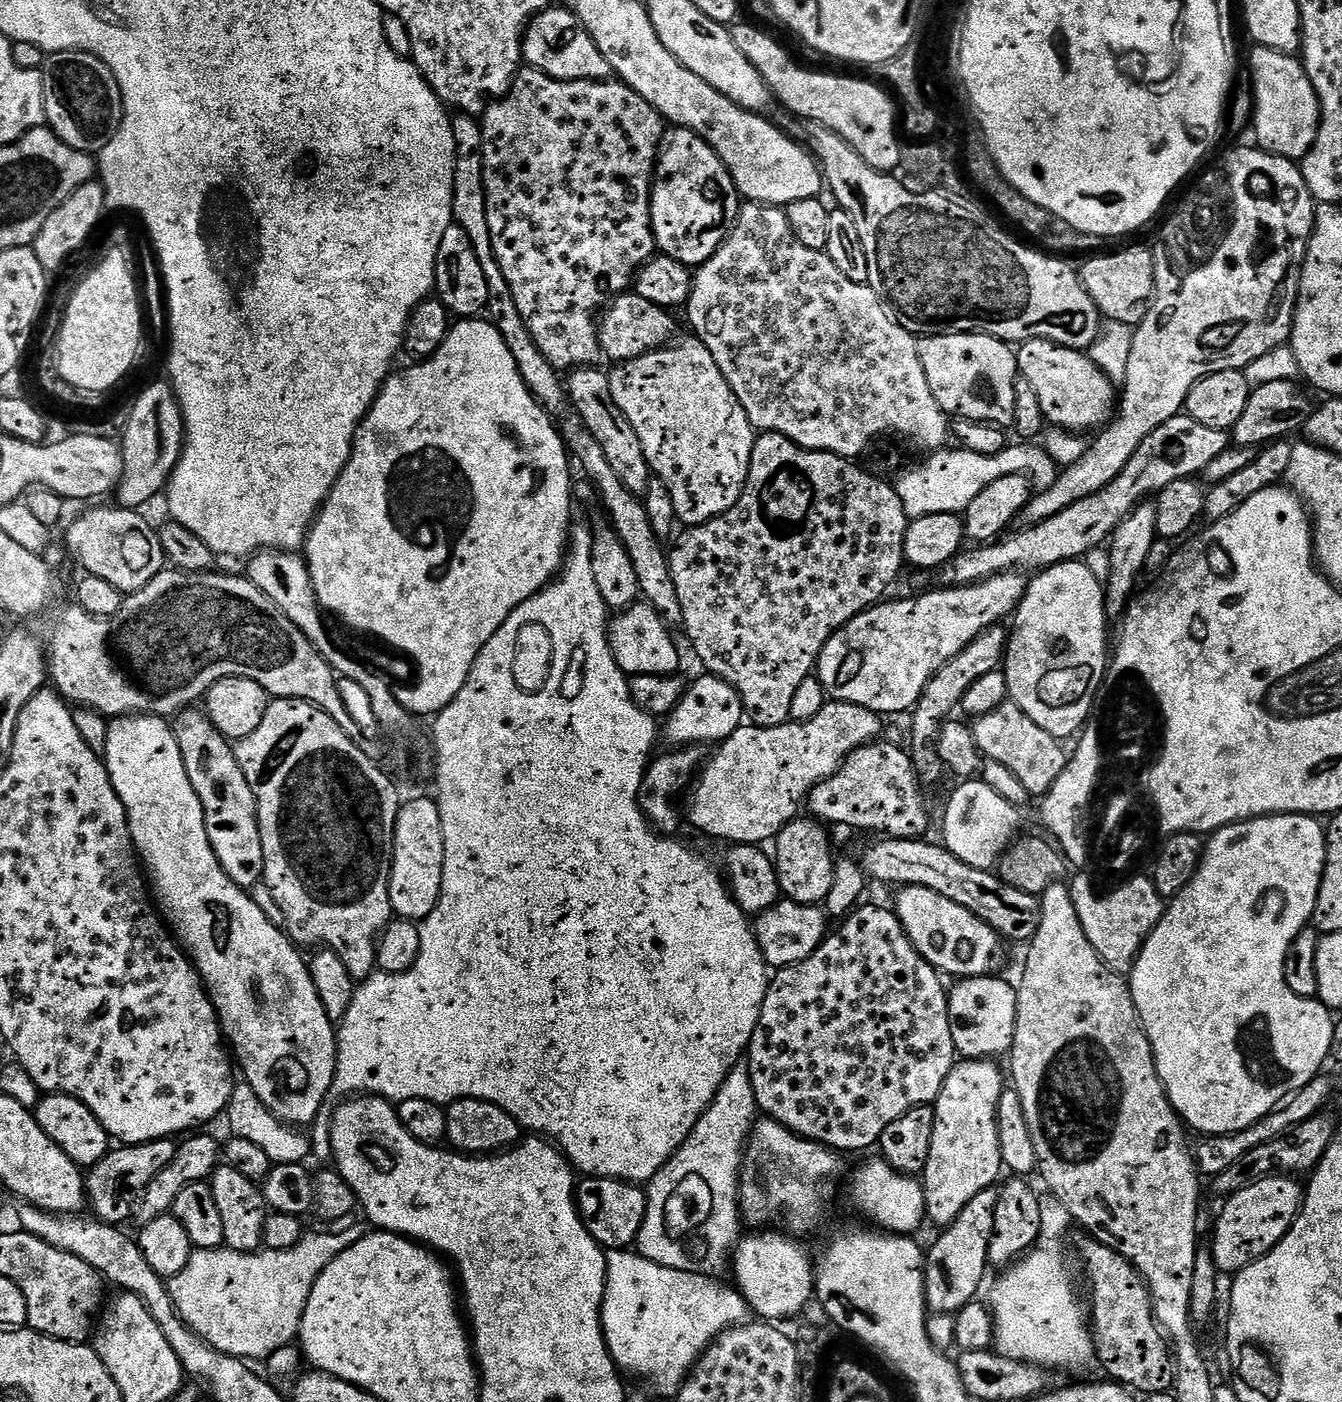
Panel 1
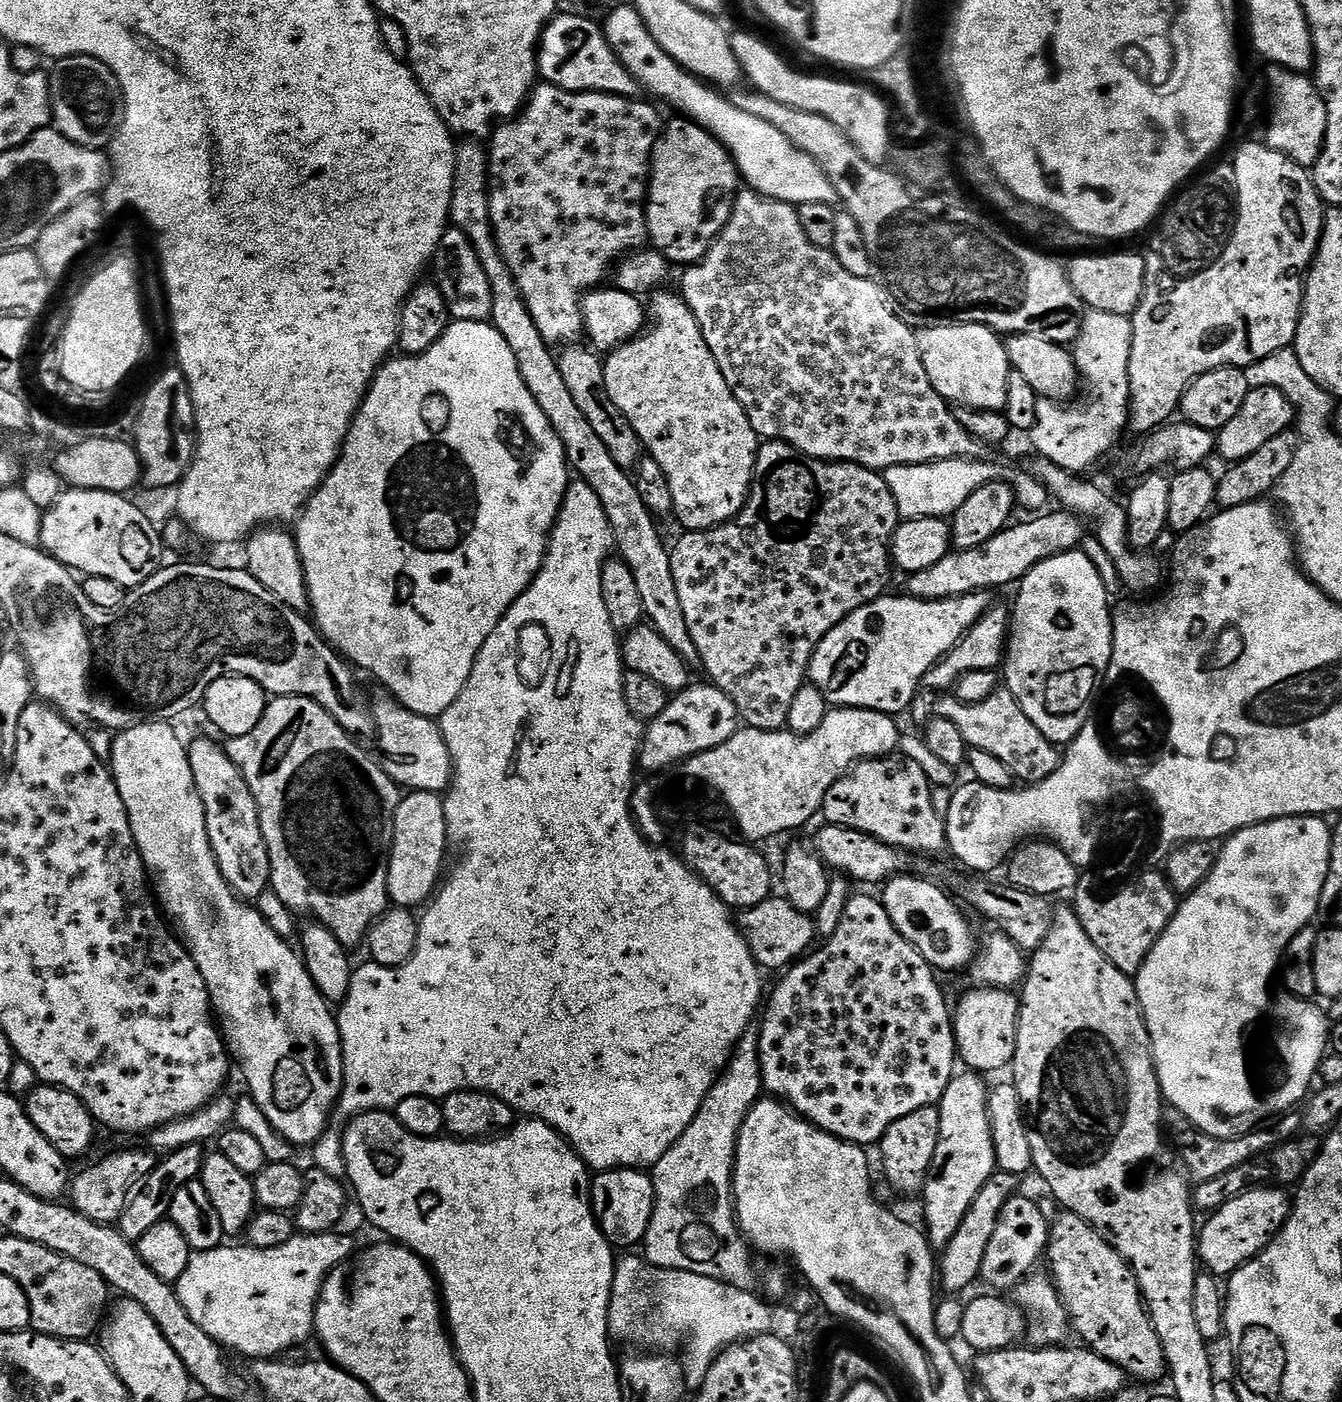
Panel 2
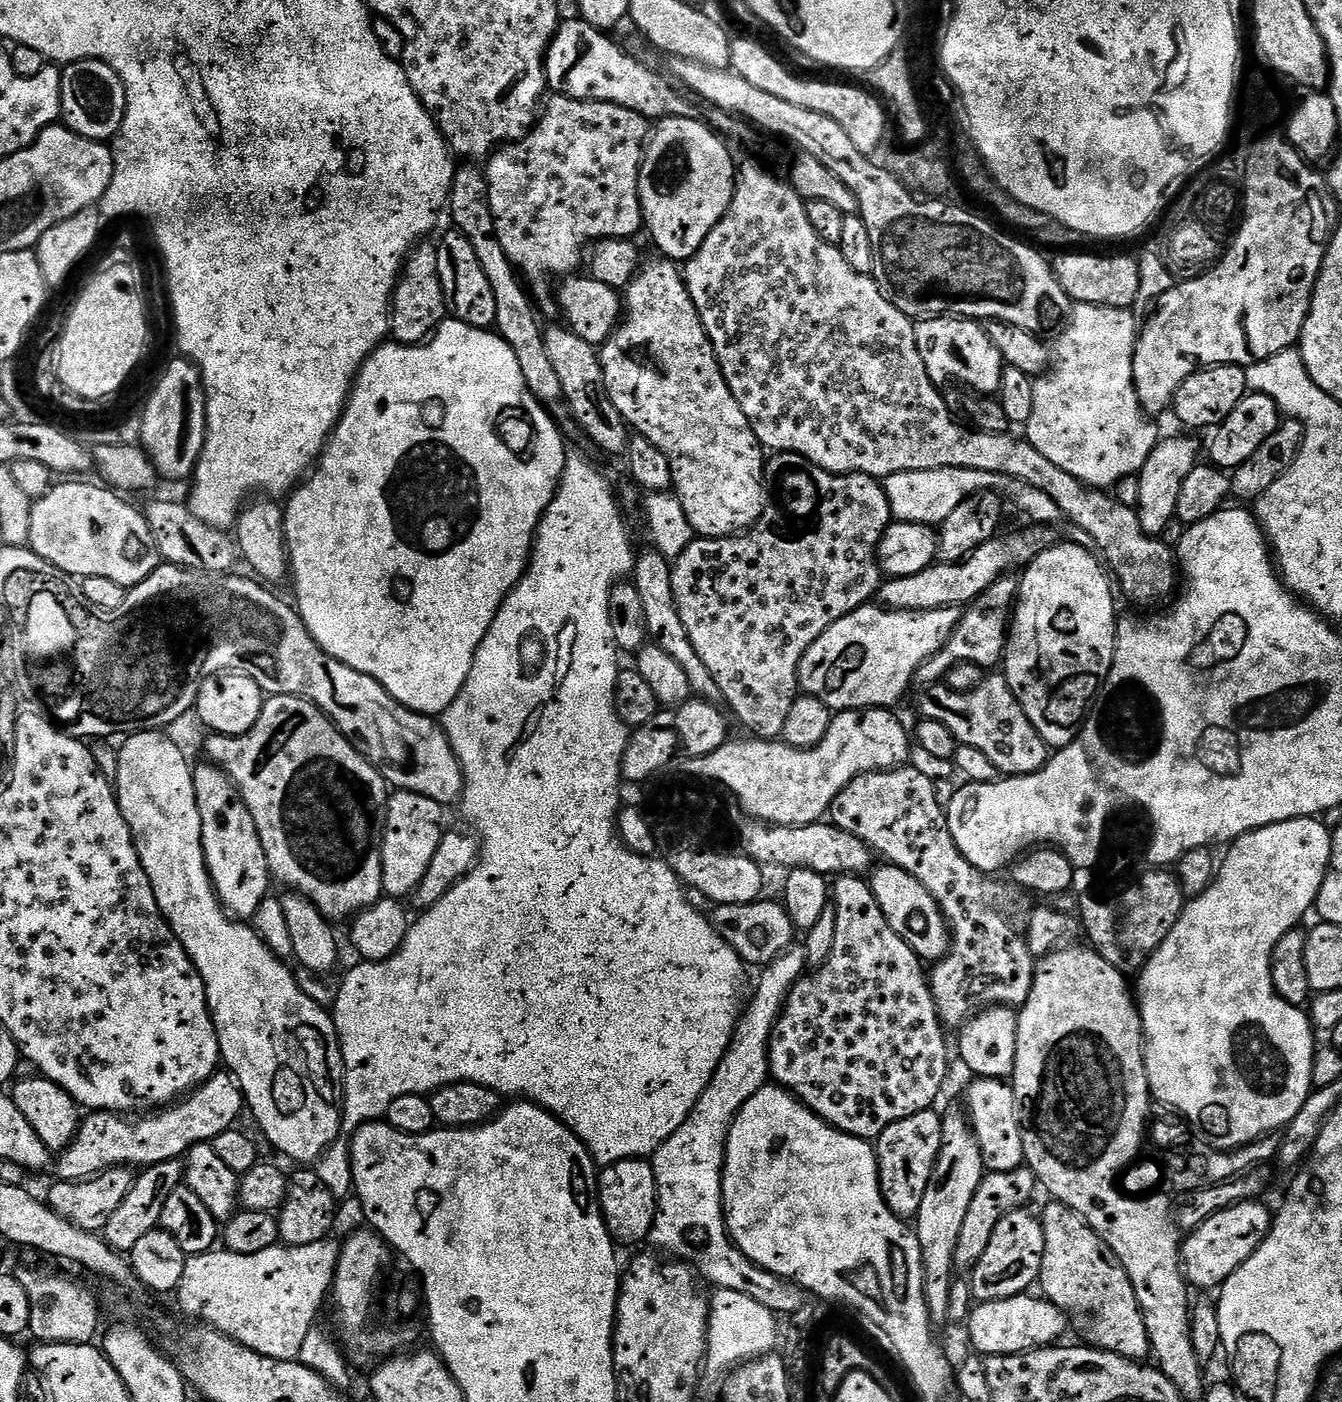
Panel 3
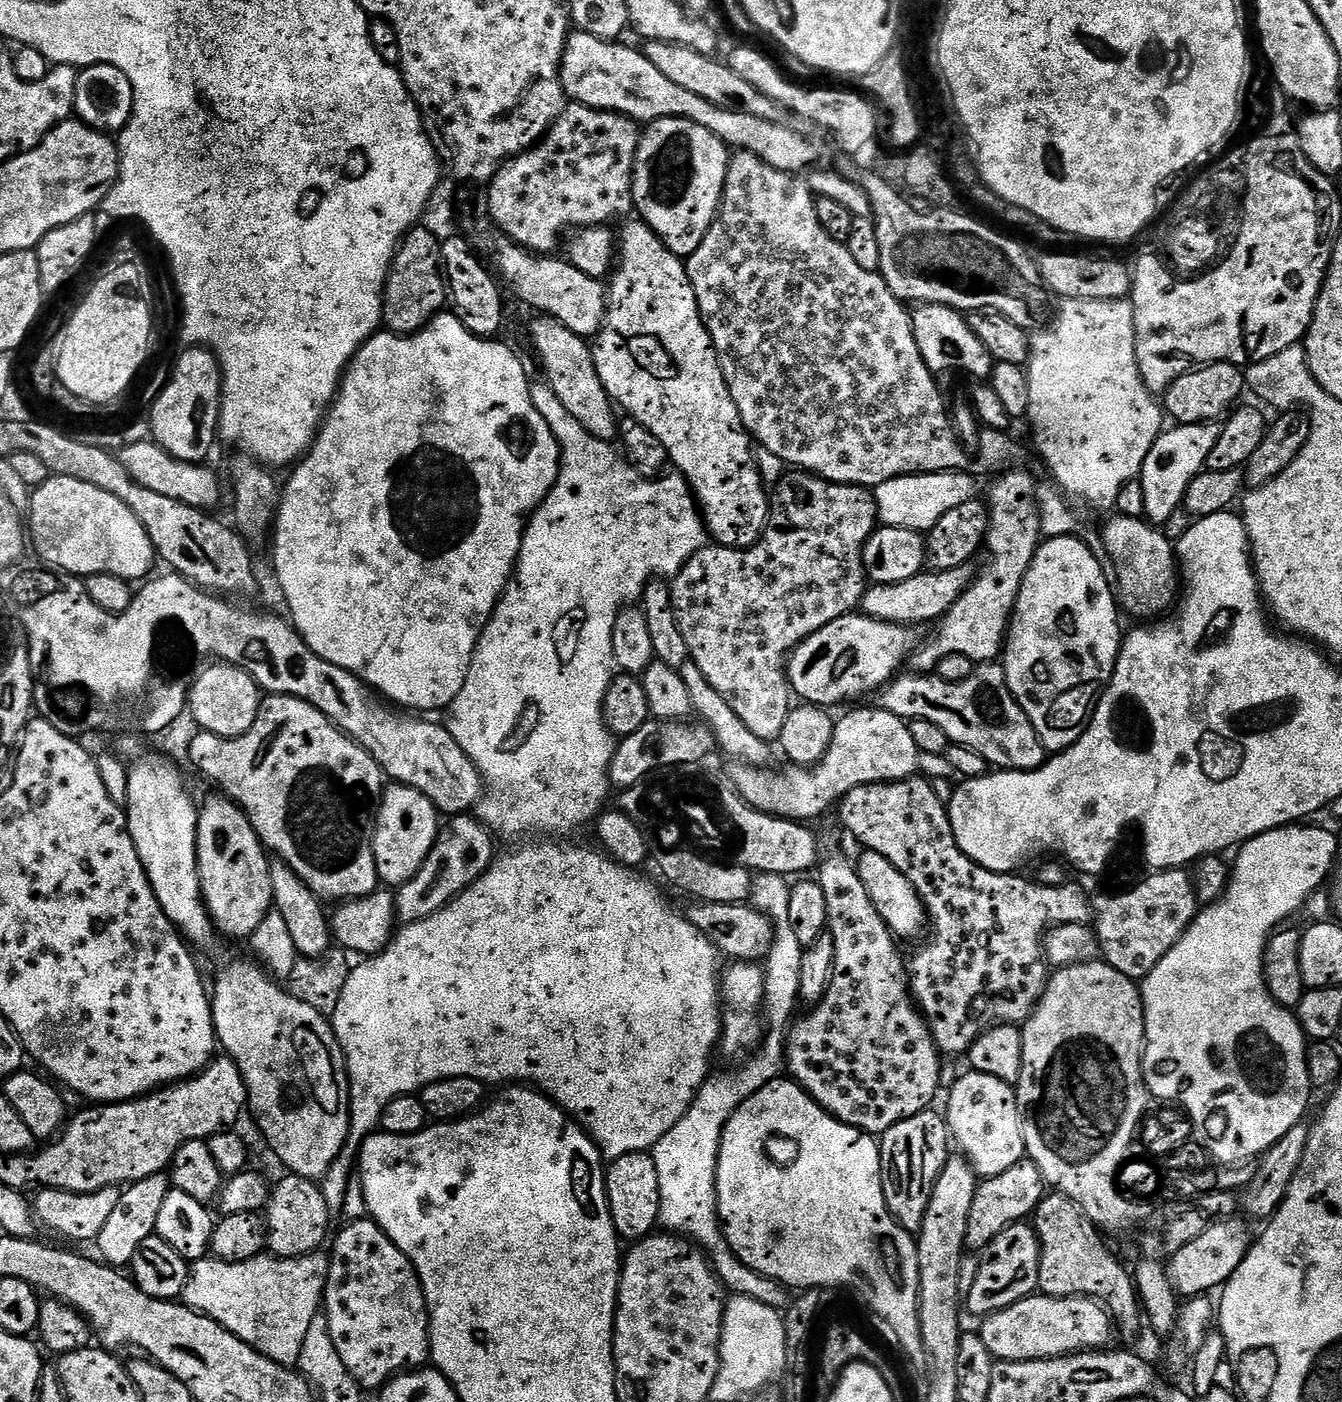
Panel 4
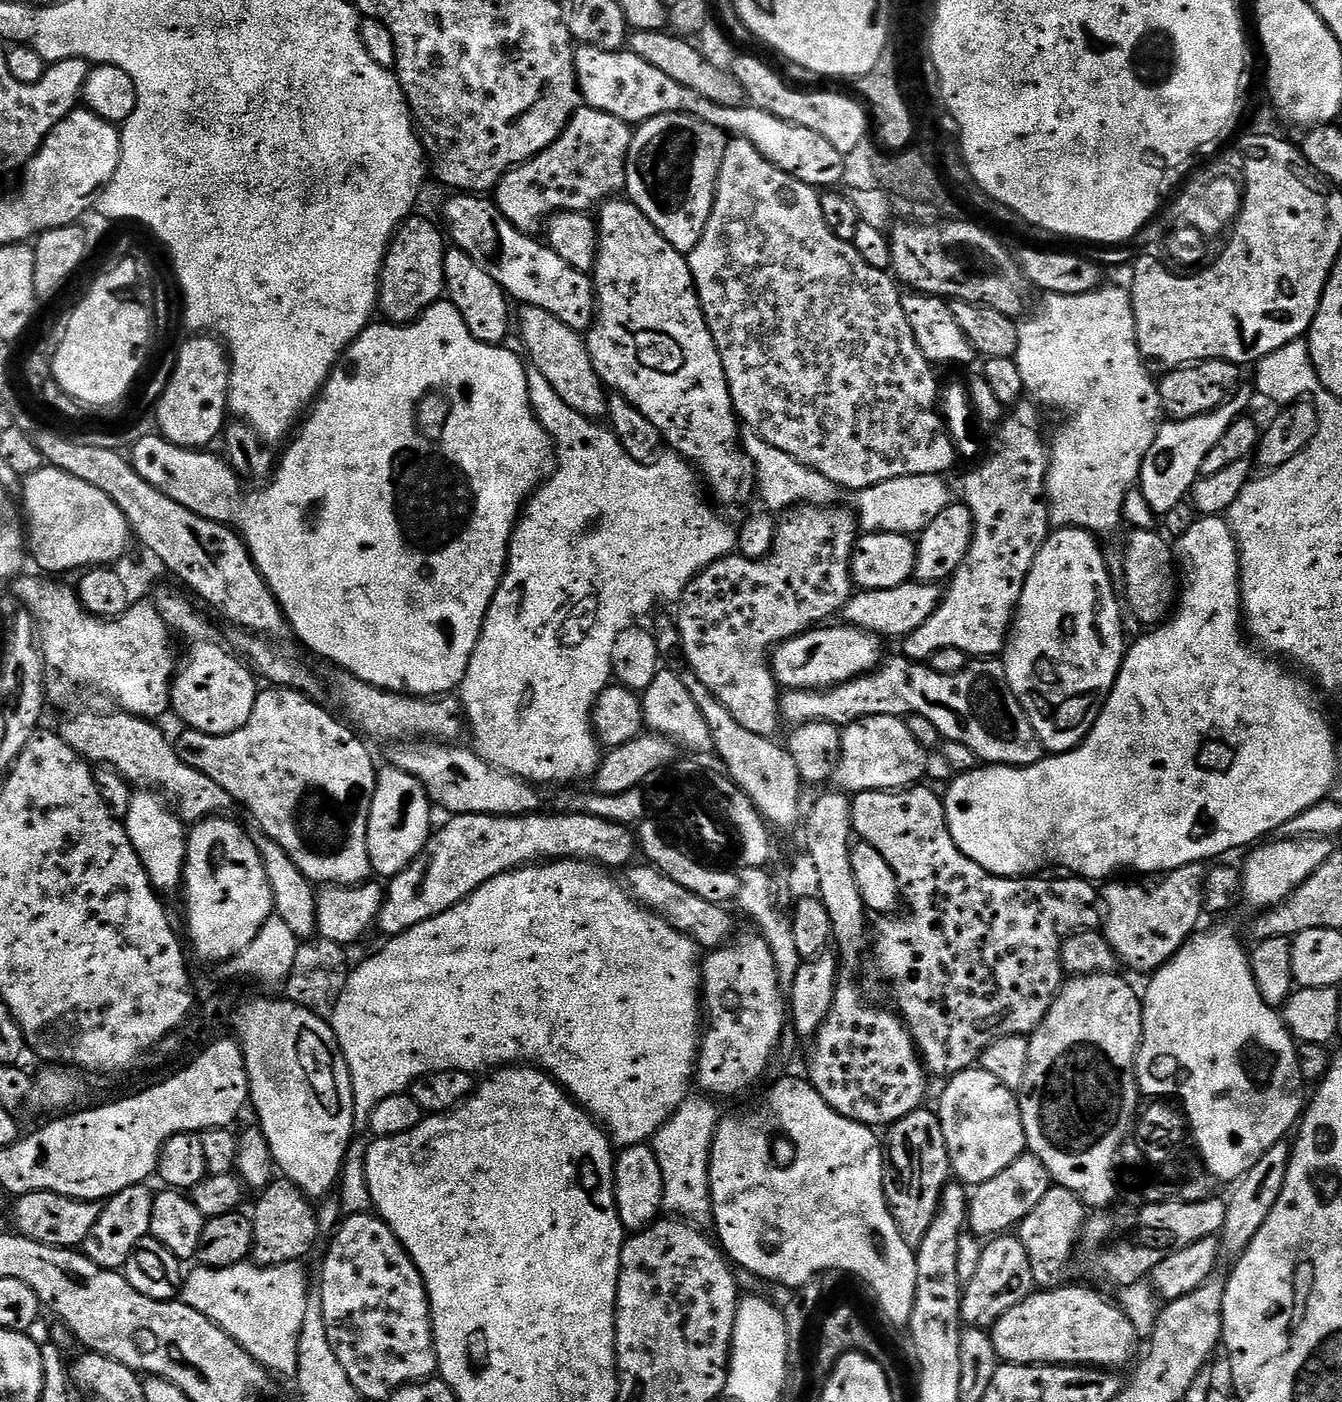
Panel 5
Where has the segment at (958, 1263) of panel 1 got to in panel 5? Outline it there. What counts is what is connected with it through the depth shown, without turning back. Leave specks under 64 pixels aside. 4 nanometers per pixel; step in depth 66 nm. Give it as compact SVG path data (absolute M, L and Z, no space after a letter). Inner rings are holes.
M1025 1154L1020 1156L1002 1174L994 1174L990 1182L982 1182L971 1189L968 1198L967 1231L977 1238L995 1238L1013 1231L1042 1198L1046 1198L1053 1178L1042 1166L1037 1156Z

